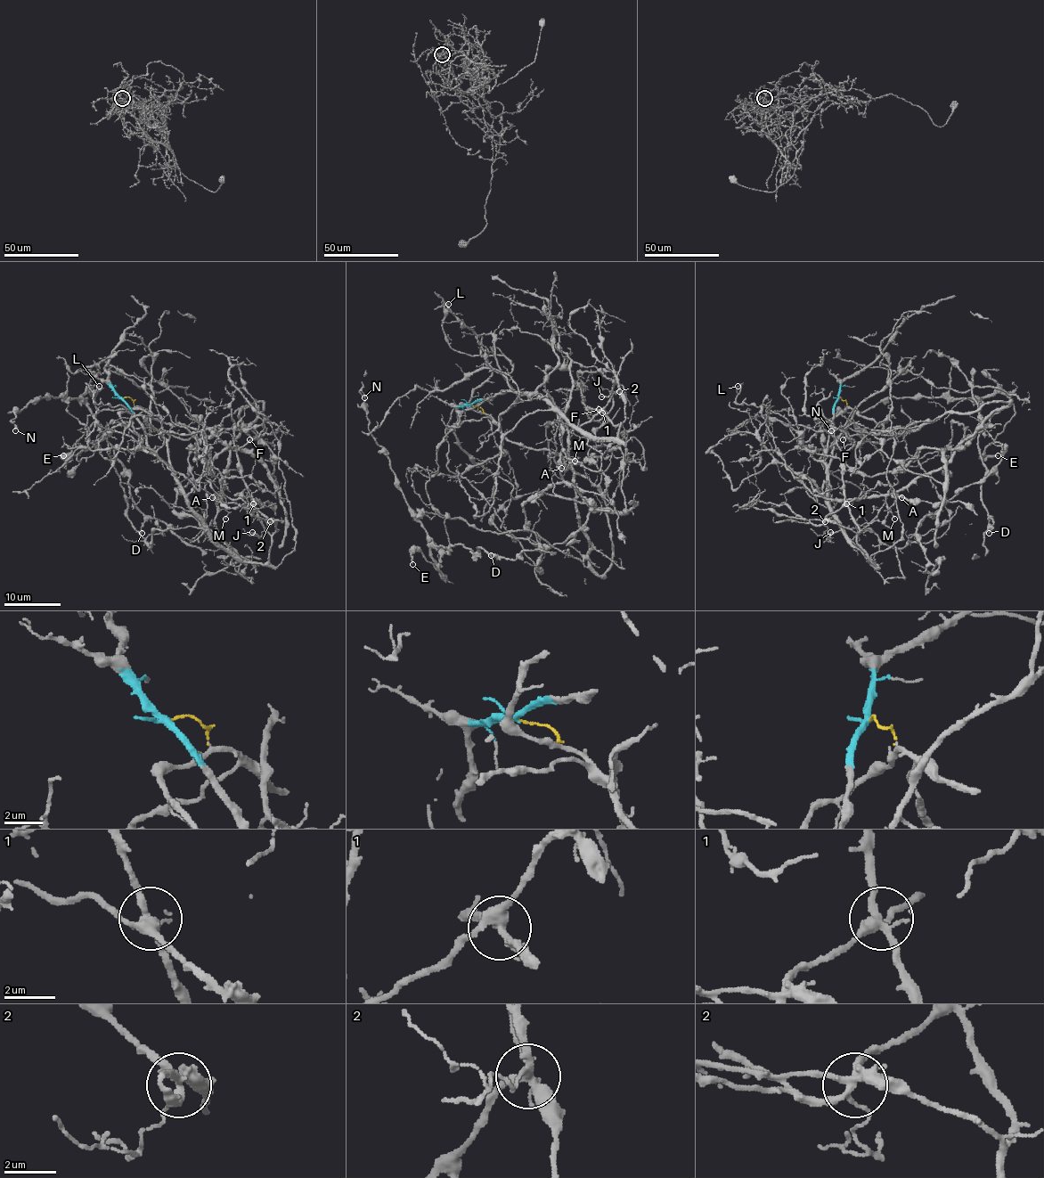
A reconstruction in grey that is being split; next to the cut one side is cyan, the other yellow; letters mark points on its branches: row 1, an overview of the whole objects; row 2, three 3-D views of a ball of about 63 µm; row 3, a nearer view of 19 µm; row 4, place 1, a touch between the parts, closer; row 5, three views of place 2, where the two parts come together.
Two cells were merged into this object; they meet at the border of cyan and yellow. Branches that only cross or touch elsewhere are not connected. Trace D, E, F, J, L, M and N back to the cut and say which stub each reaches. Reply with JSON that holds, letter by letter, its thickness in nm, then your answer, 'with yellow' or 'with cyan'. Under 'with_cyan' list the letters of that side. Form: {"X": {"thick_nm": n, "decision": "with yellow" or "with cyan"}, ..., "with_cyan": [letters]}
{"D": {"thick_nm": 200, "decision": "with yellow"}, "E": {"thick_nm": 240, "decision": "with yellow"}, "F": {"thick_nm": 110, "decision": "with cyan"}, "J": {"thick_nm": 160, "decision": "with yellow"}, "L": {"thick_nm": 110, "decision": "with yellow"}, "M": {"thick_nm": 110, "decision": "with yellow"}, "N": {"thick_nm": 160, "decision": "with yellow"}, "with_cyan": ["F"]}

